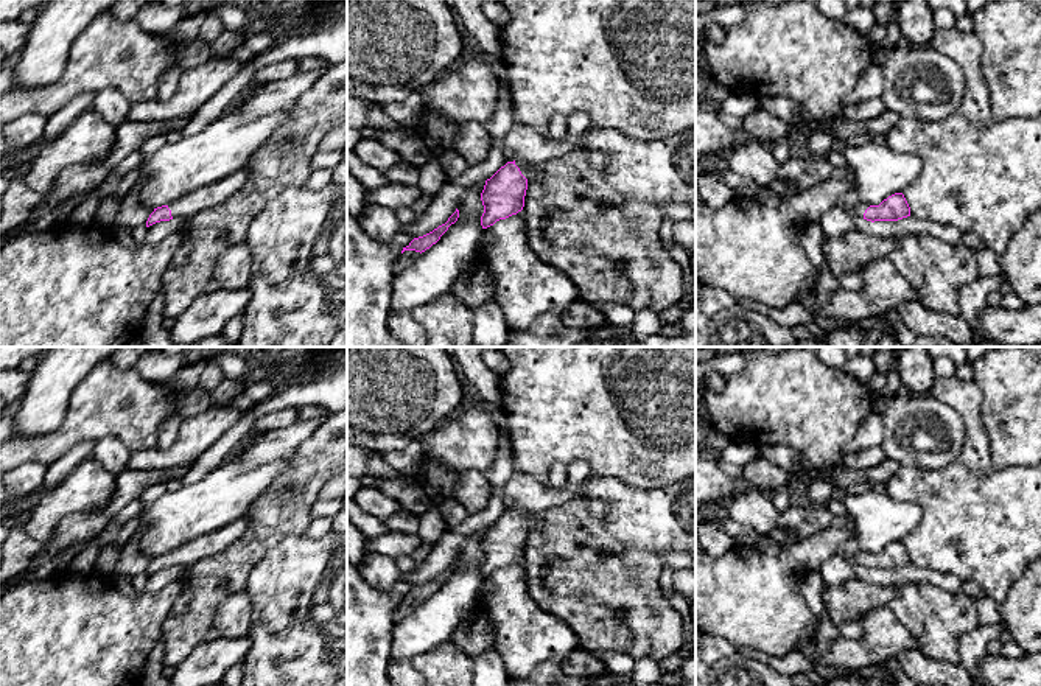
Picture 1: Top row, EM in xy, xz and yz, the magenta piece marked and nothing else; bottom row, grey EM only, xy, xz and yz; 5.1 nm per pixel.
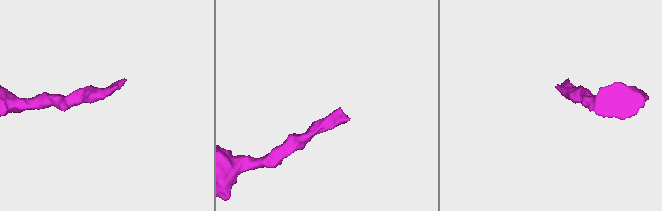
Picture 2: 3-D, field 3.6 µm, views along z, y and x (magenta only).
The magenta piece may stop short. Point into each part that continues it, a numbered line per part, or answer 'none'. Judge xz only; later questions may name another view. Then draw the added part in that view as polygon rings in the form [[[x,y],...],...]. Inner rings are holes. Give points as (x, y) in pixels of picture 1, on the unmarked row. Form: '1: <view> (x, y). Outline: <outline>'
1: xz (529, 518). Outline: [[[517,507],[515,513],[520,516],[521,523],[528,527],[528,530],[542,523],[543,512],[531,512],[523,507]]]

